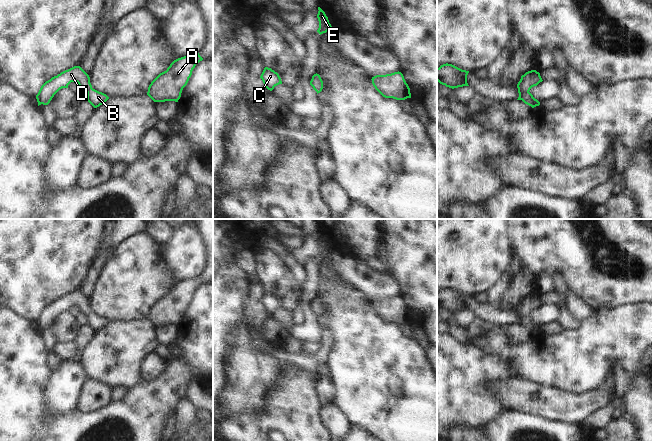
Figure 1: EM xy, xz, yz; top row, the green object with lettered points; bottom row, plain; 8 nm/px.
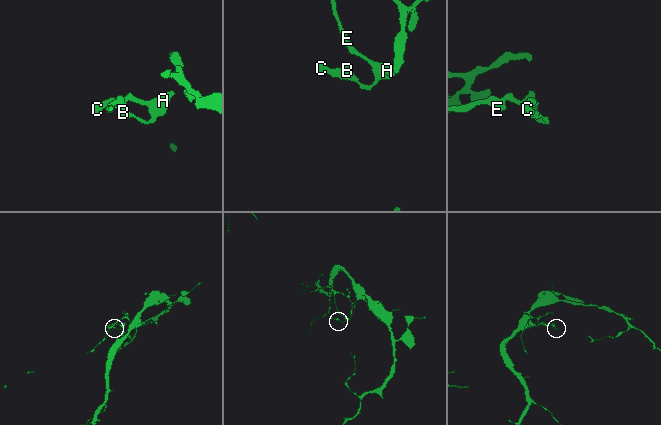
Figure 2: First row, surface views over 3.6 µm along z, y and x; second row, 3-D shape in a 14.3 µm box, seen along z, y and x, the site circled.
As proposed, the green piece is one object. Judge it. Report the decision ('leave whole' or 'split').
leave whole

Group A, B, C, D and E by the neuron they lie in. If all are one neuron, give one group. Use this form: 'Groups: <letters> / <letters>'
Groups: A B C D E.

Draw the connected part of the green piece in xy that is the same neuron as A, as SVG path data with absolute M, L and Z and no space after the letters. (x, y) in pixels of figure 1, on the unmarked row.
M199 277L174 284L166 295L160 297L149 309L147 319L154 326L175 325L181 321L196 288L203 282Z

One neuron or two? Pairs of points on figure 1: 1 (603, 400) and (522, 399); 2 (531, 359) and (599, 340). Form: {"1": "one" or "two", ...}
{"1": "one", "2": "one"}

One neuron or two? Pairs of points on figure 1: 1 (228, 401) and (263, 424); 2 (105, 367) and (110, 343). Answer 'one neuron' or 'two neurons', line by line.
1: two neurons
2: one neuron

